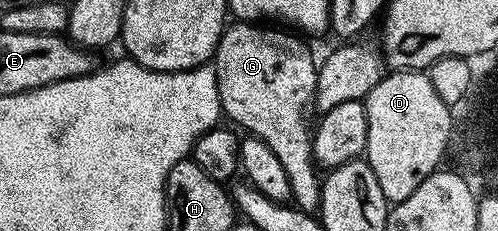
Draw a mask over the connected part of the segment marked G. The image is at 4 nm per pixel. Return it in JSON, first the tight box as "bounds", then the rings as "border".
{"bounds":[213,20,321,213],"border":[[[237,20],[230,23],[213,57],[213,77],[220,111],[255,134],[274,152],[292,180],[299,210],[314,213],[321,198],[321,179],[312,160],[310,109],[315,92],[317,58],[297,37],[273,26]]]}

